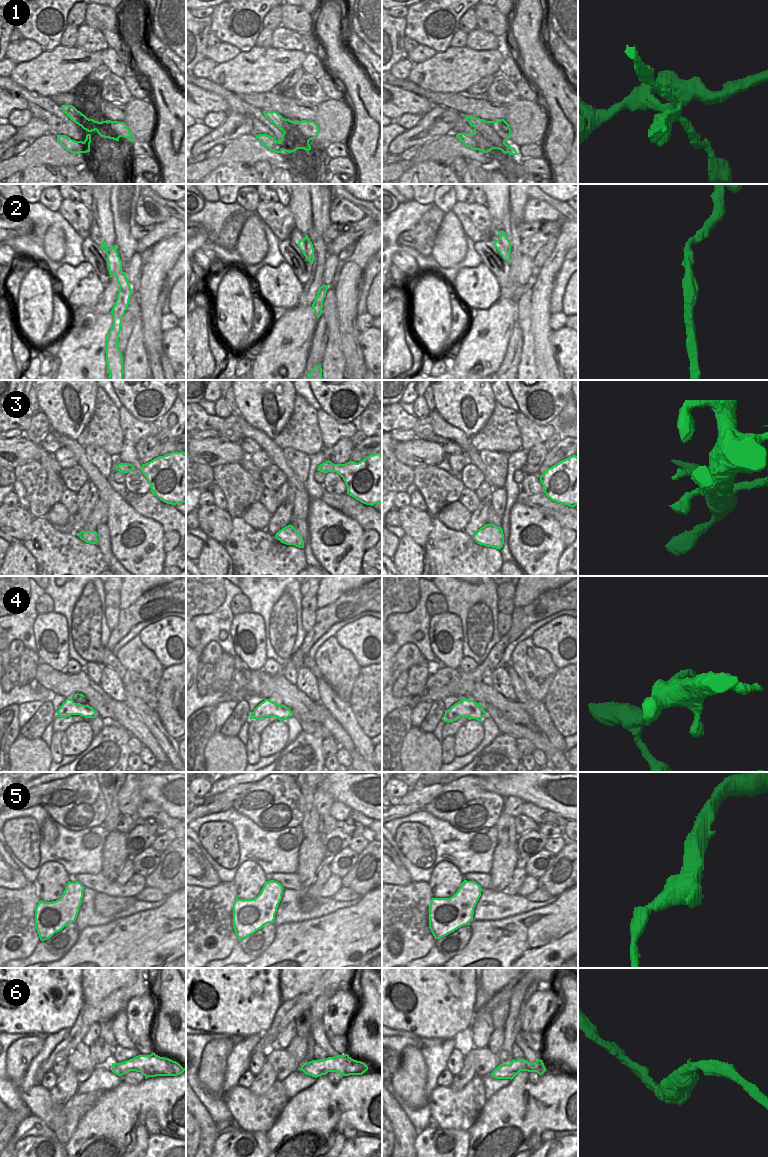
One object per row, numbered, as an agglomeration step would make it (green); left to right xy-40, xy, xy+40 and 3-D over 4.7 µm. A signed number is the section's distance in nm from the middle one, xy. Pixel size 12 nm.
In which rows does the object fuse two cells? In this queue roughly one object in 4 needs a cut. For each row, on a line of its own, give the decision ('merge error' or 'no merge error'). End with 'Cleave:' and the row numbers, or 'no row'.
1: merge error
2: no merge error
3: no merge error
4: no merge error
5: no merge error
6: no merge error
Cleave: 1

